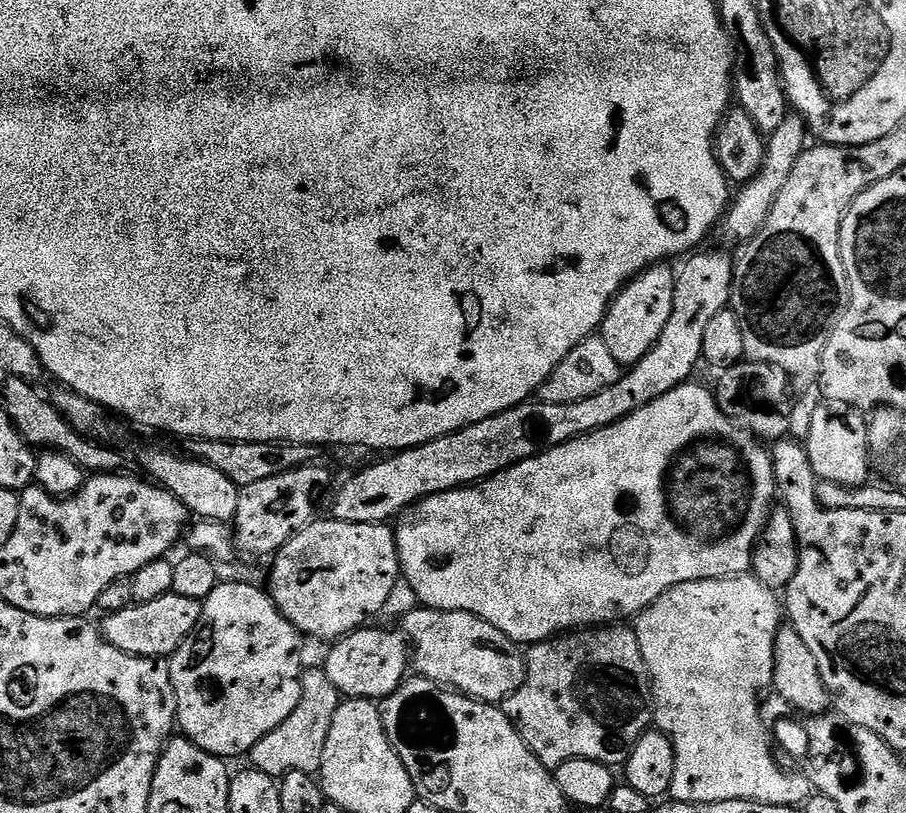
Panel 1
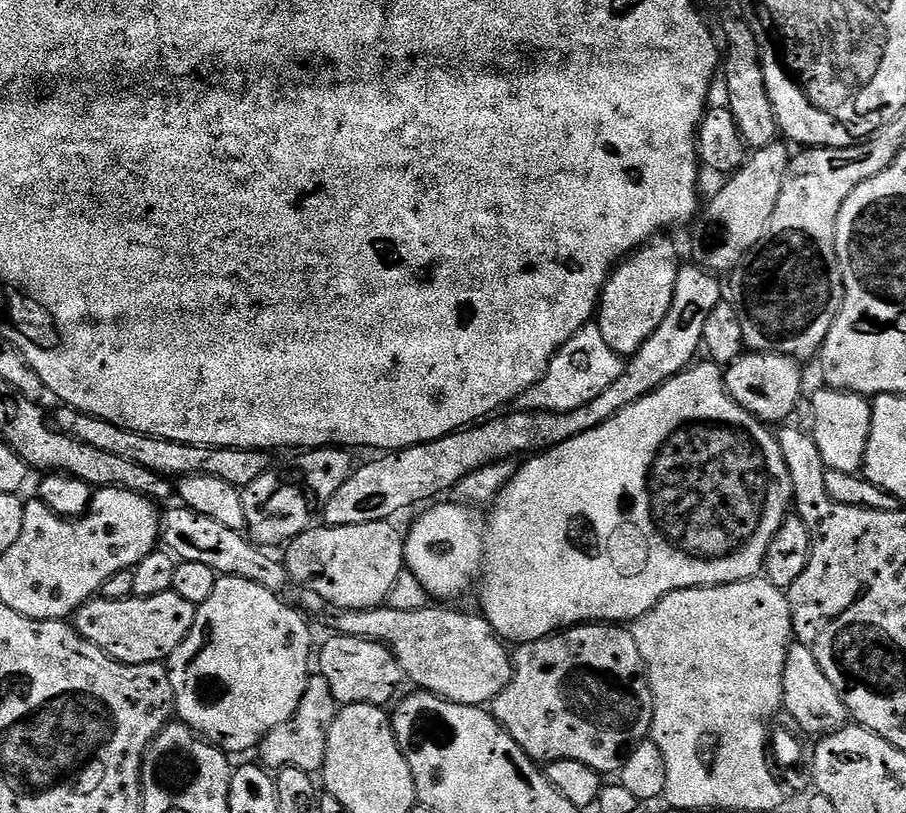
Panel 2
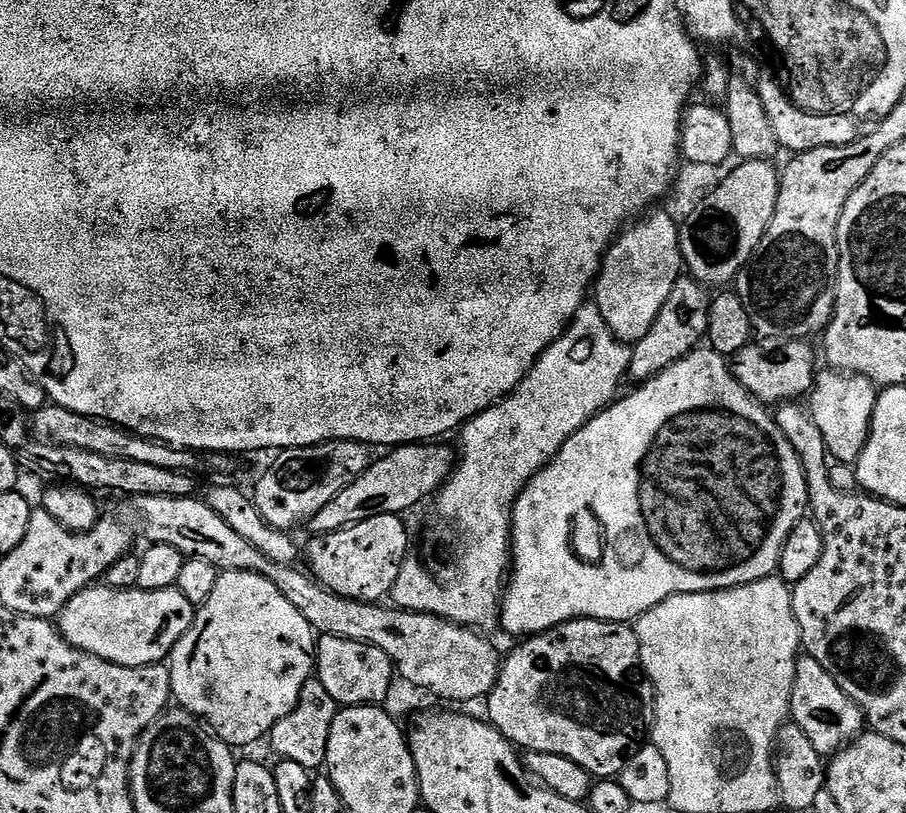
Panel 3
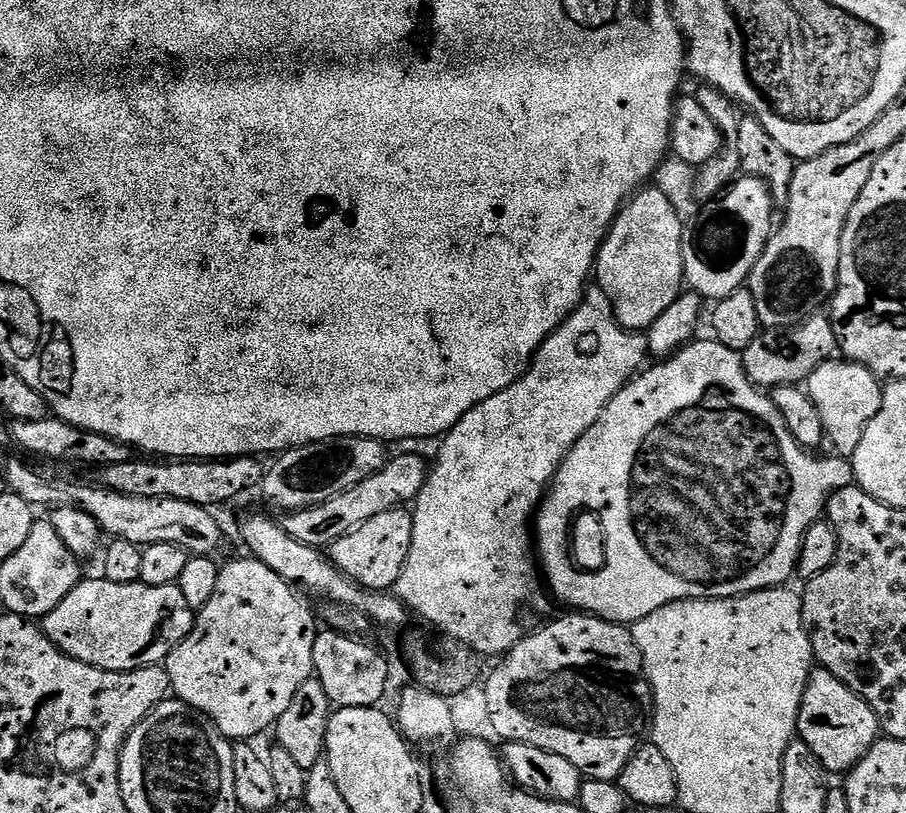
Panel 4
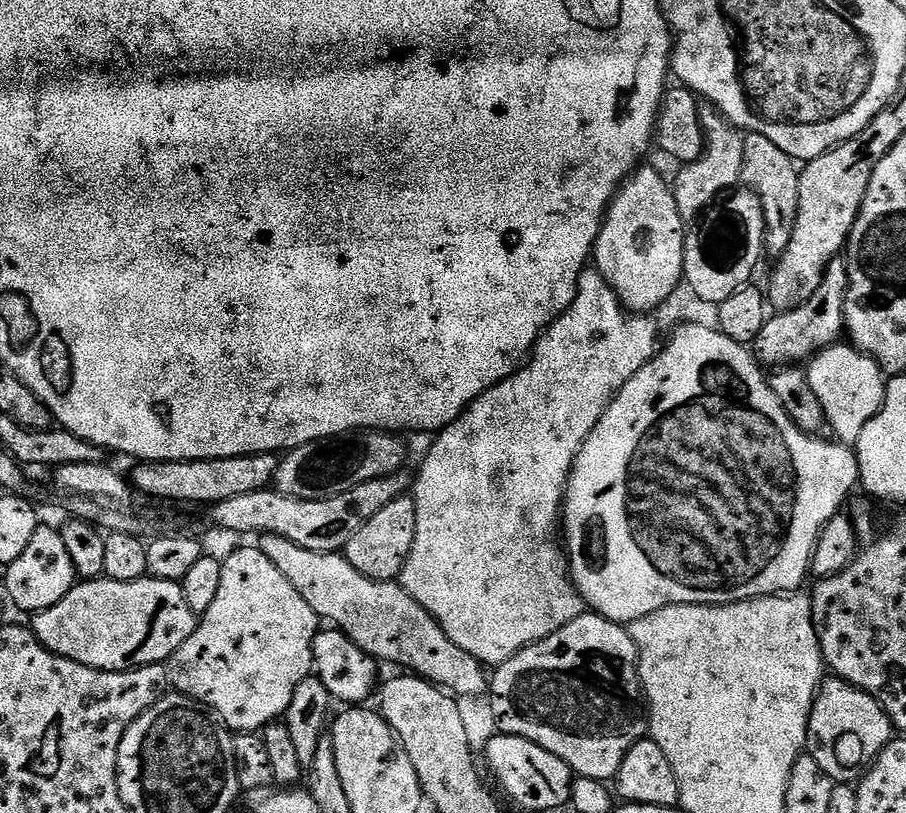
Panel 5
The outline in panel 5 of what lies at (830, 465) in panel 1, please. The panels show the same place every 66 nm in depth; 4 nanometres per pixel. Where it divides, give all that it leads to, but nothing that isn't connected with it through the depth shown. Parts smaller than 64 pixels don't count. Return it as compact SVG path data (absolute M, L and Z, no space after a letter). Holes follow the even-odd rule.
M833 342L817 351L811 360L807 361L806 371L810 386L814 386L814 394L818 394L818 402L822 402L822 410L828 419L827 427L836 431L835 439L849 446L855 445L866 426L883 406L886 385L886 373L873 356L866 355L859 348L848 342Z

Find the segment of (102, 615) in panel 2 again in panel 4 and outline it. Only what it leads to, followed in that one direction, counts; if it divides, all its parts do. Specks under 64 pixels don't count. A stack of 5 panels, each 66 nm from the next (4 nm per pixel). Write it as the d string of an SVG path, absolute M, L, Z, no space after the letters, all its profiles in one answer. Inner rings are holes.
M103 578L81 579L79 584L42 618L42 627L50 642L78 662L93 664L107 672L133 672L139 668L160 666L171 652L192 632L194 610L186 606L182 590L176 584L150 586L149 584L119 584Z

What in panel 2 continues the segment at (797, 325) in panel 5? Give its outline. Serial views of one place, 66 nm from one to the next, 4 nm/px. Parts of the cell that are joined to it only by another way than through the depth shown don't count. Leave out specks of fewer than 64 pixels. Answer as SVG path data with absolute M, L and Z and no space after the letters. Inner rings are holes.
M748 350L745 351L743 356L739 356L733 364L729 364L723 369L724 385L728 387L728 393L732 395L734 402L738 402L738 406L742 406L742 410L746 410L752 416L755 416L757 420L762 420L769 426L776 426L781 422L784 422L779 422L779 420L786 419L787 416L790 415L791 412L794 411L795 408L800 404L800 395L802 395L804 392L804 376L802 373L800 373L800 368L802 368L801 361L795 360L793 356L783 356L782 354L778 354L777 352L753 352L751 350Z

